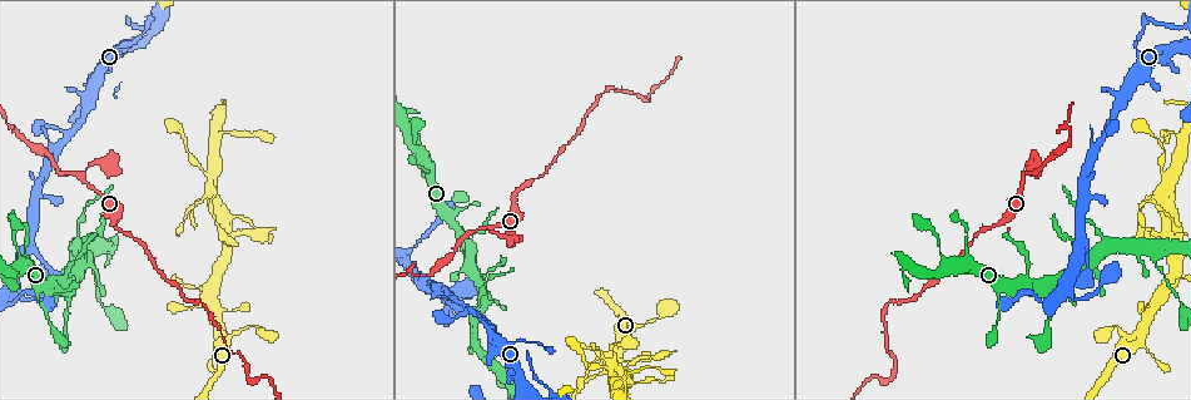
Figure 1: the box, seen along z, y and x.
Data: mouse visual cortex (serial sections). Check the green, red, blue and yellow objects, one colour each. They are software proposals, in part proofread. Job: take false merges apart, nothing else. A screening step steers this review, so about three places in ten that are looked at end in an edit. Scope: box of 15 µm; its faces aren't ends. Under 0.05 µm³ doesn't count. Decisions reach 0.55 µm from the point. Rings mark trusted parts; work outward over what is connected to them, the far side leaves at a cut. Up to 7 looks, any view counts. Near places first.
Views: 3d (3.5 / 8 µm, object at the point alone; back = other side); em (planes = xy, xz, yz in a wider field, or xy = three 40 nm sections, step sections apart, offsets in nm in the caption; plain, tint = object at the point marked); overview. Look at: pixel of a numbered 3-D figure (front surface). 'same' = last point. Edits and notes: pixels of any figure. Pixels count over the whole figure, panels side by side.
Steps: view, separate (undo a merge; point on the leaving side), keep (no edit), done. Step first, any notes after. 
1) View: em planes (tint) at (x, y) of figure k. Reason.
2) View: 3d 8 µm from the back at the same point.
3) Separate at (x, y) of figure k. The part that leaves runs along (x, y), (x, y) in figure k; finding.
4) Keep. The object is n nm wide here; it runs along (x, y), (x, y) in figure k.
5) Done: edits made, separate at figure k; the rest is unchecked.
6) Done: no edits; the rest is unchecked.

View: 3d 3.5 µm at (482, 228) of figure 1. Sharp bend.

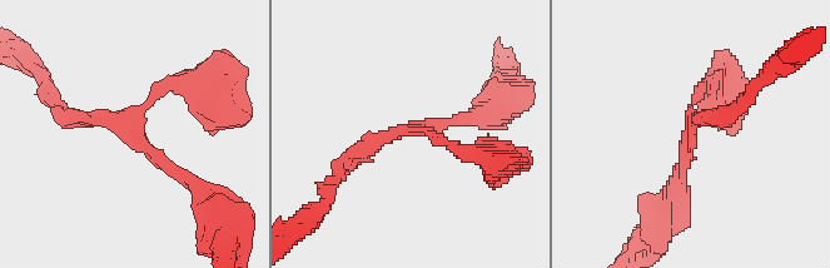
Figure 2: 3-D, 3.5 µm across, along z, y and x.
View: em xy step 1 (tint) at (137, 134) of figure 2.

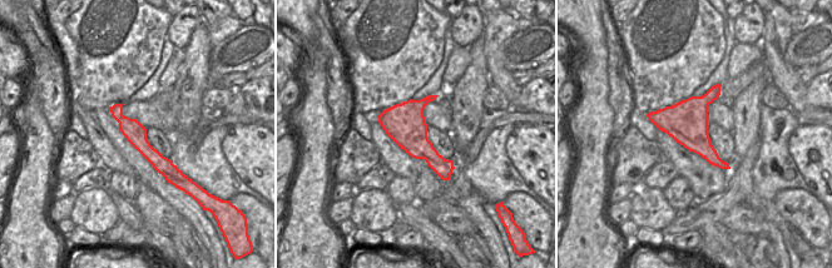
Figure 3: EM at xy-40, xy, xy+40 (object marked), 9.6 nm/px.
View: em planes (tint) at the same point.

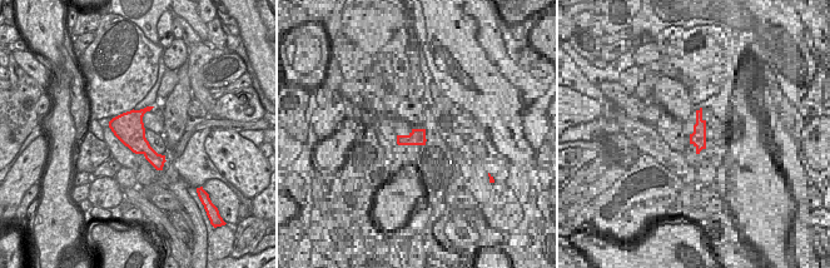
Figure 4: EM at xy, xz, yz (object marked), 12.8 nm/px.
Keep. The object is 380 nm wide here; it runs along (676, 188), (692, 104), (711, 84) in figure 2; all the same cell.

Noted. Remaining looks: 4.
View: 3d 3.5 µm at (996, 226) of figure 1. Calibre changes.

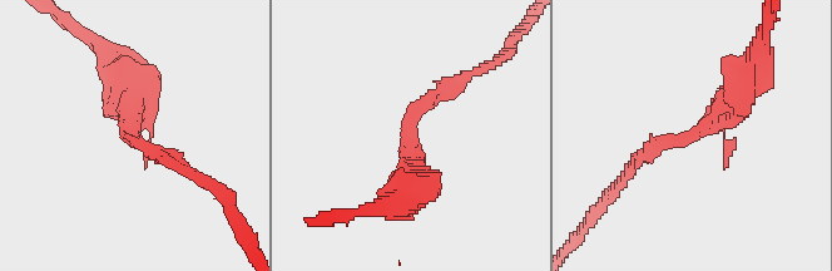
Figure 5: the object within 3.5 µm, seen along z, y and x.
View: em xy step 3 (tint) at (694, 134) of figure 5.

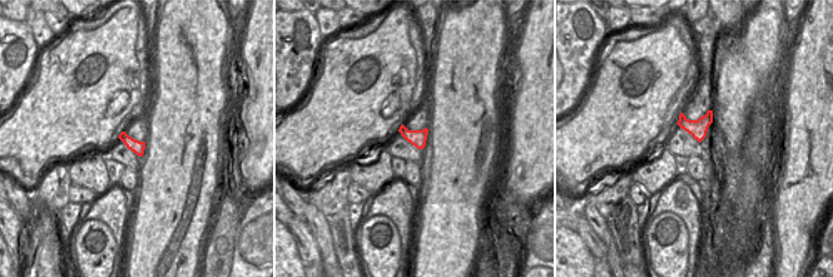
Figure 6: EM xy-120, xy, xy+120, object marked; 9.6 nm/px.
Keep. It runs along (751, 73), (702, 131), (638, 162) in figure 5; all the same cell.

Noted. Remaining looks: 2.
View: 3d 3.5 µm from the back at (647, 96) of figure 1. Abrupt turn.

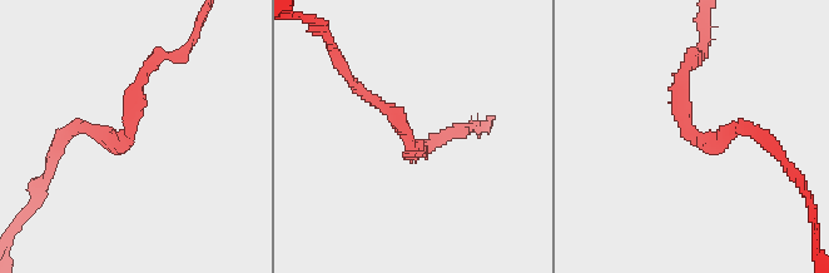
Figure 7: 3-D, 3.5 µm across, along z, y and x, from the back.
View: em xy step 1 (tint) at (688, 130) of figure 7. The arms are 200, 200 nm wide; need the tissue.

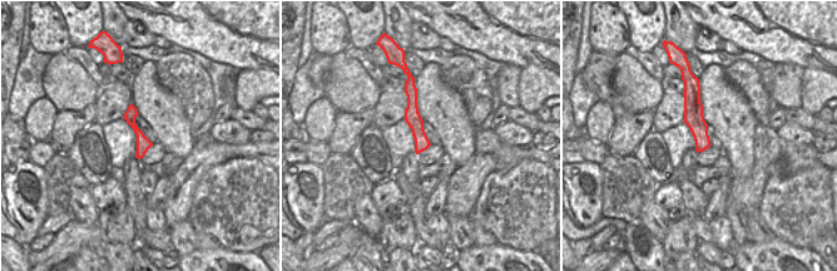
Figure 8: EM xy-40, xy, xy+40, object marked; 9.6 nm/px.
Keep. All the same cell.

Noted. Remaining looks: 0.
Done: no edits; the rest is unchecked.

